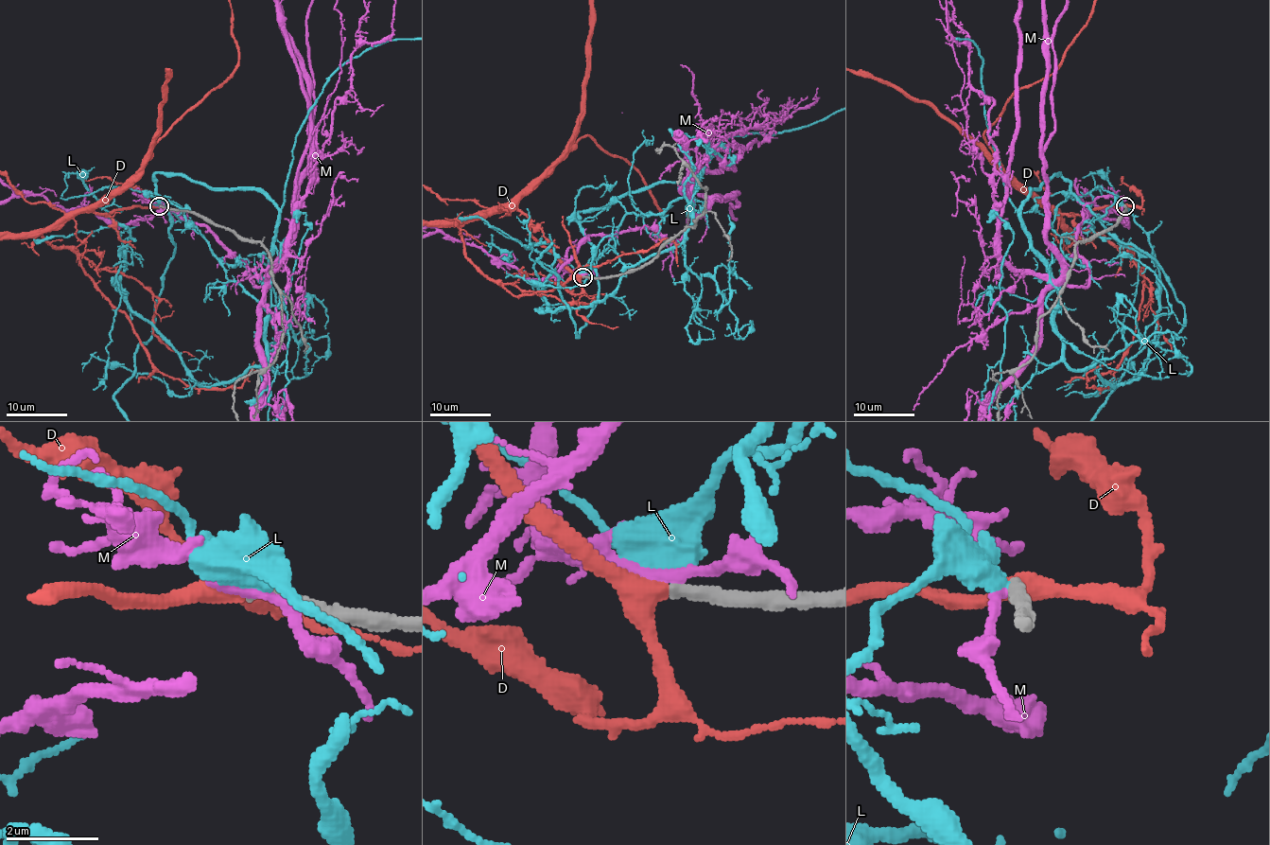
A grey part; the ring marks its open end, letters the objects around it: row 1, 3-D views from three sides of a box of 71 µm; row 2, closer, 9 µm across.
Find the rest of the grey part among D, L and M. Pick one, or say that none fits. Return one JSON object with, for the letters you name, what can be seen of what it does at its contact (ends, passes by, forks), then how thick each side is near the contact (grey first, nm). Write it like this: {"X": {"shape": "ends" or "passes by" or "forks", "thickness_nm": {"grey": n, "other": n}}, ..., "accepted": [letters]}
{"D": {"shape": "passes by", "thickness_nm": {"grey": 320, "other": 400}}, "accepted": ["D"]}

